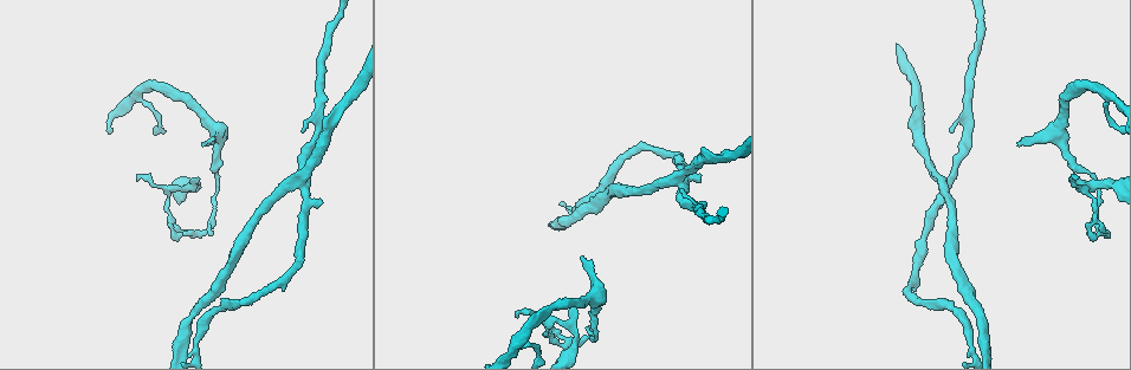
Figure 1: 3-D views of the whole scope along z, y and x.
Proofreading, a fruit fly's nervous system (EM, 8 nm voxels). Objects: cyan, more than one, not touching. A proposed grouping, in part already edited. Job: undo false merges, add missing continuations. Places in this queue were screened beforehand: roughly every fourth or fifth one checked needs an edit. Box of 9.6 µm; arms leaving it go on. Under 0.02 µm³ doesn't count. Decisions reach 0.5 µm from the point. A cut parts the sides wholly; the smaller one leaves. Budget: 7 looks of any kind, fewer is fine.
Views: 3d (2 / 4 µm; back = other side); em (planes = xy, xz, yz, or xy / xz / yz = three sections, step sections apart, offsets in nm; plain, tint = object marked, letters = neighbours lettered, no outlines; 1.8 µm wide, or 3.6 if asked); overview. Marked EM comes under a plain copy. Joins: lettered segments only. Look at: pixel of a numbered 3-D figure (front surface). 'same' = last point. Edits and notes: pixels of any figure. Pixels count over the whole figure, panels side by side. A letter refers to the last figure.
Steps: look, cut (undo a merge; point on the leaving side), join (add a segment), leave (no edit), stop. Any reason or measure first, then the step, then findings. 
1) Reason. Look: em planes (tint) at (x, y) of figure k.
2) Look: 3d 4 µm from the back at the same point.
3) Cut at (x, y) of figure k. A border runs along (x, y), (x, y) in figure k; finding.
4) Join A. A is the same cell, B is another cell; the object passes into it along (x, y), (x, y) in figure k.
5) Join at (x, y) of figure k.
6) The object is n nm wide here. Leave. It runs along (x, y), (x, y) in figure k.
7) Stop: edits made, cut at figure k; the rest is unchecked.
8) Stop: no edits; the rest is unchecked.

Sharp bend. Look: 3d 2 µm from the back at (200, 233) of figure 1.

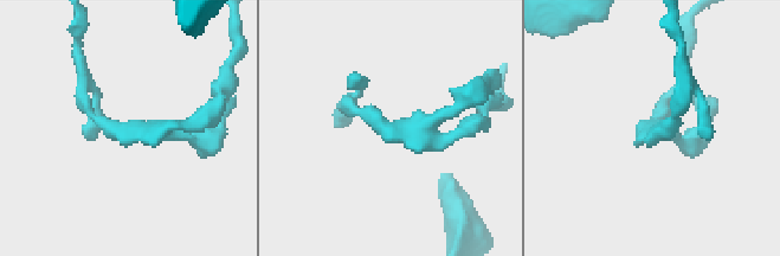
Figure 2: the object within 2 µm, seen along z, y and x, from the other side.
Look: em planes (tint) at (663, 131) of figure 2.

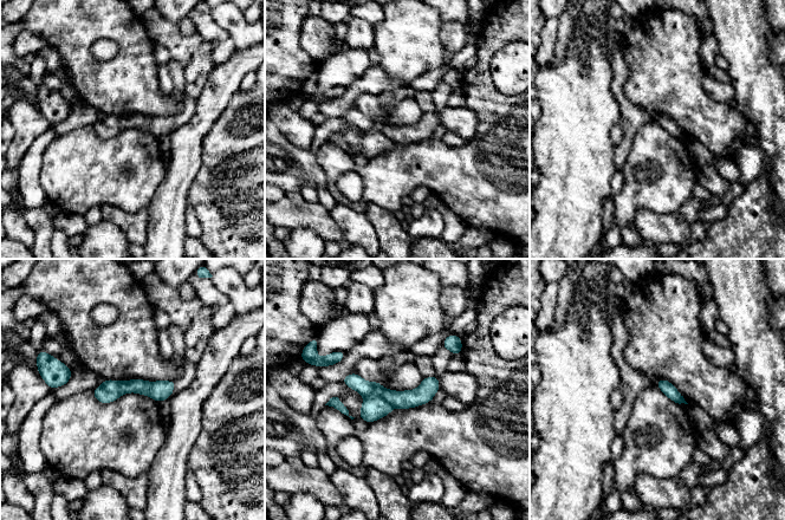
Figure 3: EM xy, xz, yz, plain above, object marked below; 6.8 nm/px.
See the neighbours. Look: em planes (letters) at the same point.

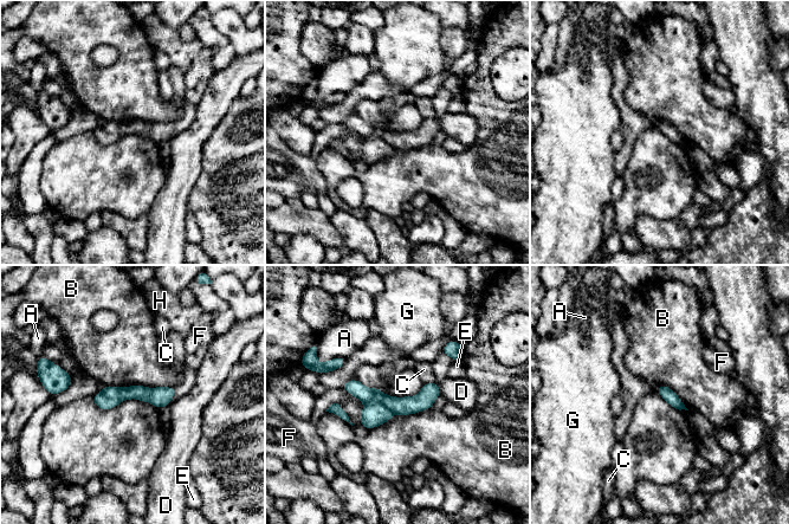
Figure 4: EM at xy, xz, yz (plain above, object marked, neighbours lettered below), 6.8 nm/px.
Cut at (110, 392) of figure 4. A, B, C, D, E, F, G and H are other cells; a border runs along (121, 388), (112, 398), (101, 392) in figure 4; a second neuron is stuck on.

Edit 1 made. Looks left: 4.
Tapers out. Look: 3d 4 µm at (1017, 146) of figure 1.

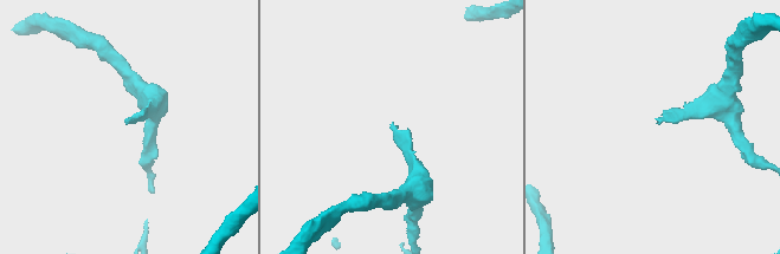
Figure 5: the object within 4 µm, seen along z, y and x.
Now the EM. Look: em xz step 16 (letters) at (658, 121) of figure 5.

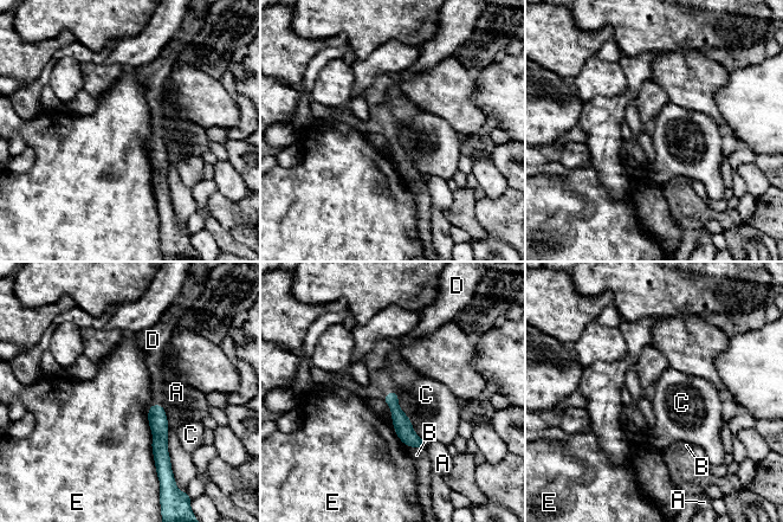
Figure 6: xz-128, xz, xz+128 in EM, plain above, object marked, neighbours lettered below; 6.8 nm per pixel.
Leave. A, B, C, D and E are other cells; no lettered segment goes on from it.

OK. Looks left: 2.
Stop: edits made, cut at figure 4; the rest is unchecked.

